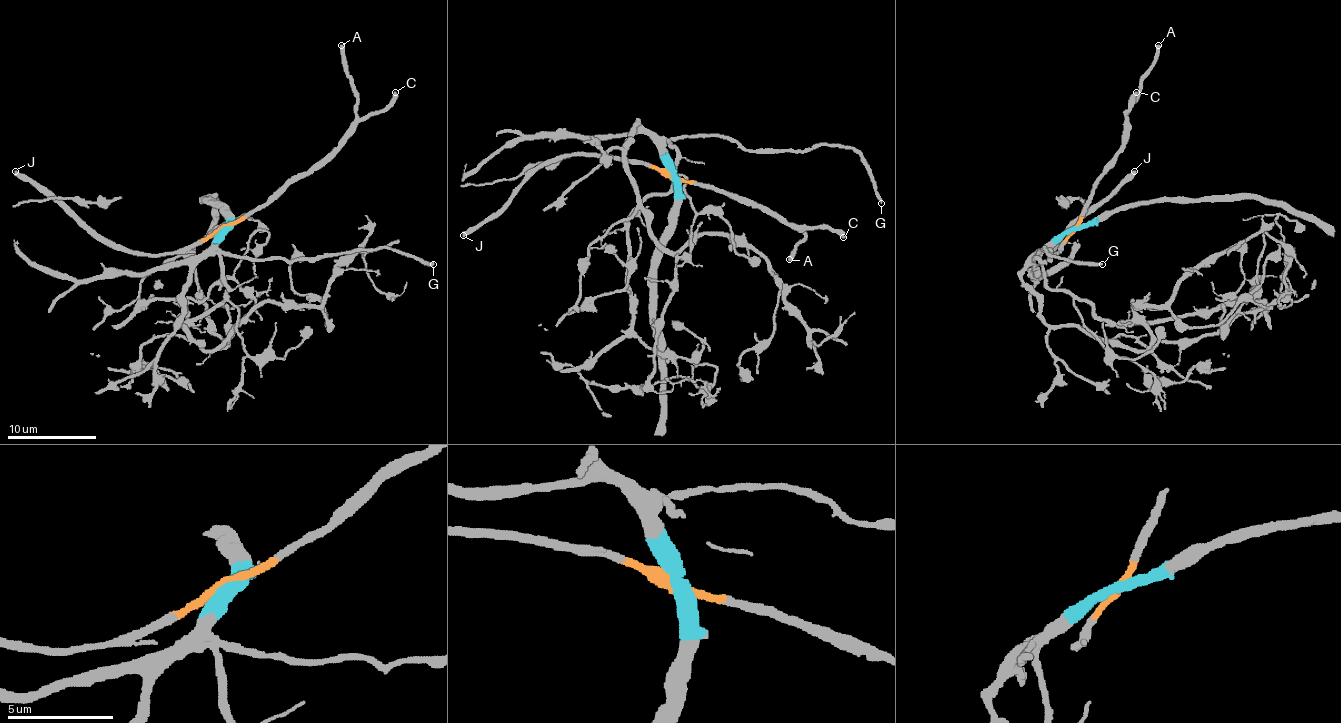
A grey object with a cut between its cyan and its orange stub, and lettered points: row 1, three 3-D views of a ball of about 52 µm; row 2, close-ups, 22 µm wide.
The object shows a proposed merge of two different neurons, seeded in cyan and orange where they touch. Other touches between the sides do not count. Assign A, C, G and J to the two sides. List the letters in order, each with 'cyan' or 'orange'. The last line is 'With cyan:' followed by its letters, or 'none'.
A: orange
C: orange
G: cyan
J: orange
With cyan: G

